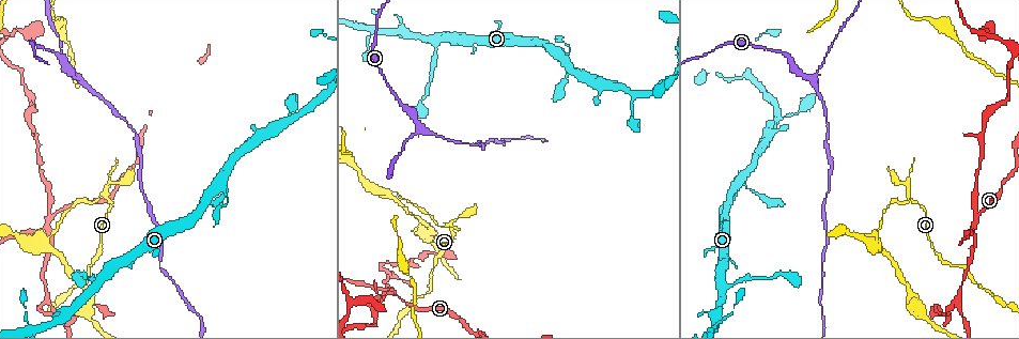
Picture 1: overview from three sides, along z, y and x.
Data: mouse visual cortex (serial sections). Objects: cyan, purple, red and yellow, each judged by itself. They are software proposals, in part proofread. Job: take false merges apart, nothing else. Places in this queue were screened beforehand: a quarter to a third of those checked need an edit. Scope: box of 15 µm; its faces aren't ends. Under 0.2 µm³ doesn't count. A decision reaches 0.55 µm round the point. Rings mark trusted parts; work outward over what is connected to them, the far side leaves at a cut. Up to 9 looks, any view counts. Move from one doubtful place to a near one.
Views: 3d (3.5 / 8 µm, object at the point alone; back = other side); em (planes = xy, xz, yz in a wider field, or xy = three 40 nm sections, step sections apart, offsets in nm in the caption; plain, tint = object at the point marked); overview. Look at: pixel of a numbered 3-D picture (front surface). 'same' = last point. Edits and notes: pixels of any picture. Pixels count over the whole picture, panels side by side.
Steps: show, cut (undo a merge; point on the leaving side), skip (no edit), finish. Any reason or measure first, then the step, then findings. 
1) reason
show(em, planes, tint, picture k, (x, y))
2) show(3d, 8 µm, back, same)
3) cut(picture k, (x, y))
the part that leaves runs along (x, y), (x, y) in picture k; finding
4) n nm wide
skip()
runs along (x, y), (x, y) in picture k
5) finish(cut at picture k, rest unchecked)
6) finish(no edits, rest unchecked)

three arms meet
show(3d, 8 µm, picture 1, (82, 78))

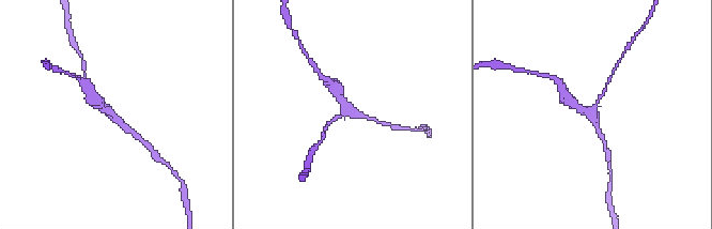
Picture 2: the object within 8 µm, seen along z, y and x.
3 arms; arms of 150, 200, 400 nm; need the tissue
show(em, xy, step 5, tint, picture 2, (588, 109))

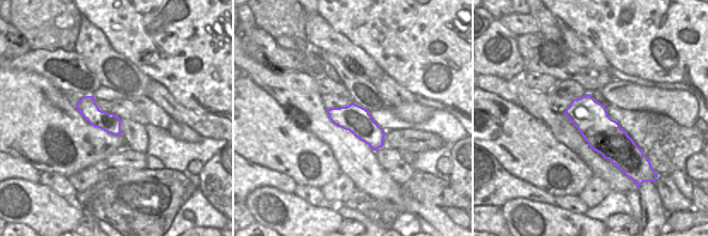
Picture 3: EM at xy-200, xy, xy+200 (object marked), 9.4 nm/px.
skip()
runs along (94, 97), (132, 132) in picture 2; all the same cell

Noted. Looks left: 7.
sharp bend
show(3d, 3.5 µm, picture 1, (107, 196))

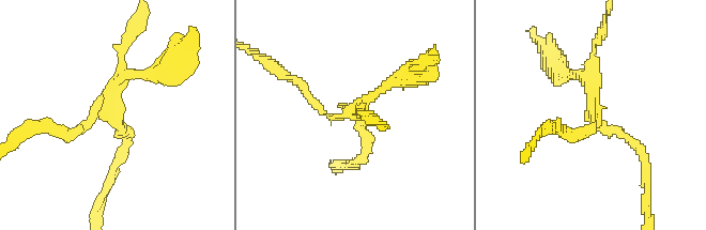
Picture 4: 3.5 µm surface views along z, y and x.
show(em, xy, step 3, tint, picture 4, (598, 111))

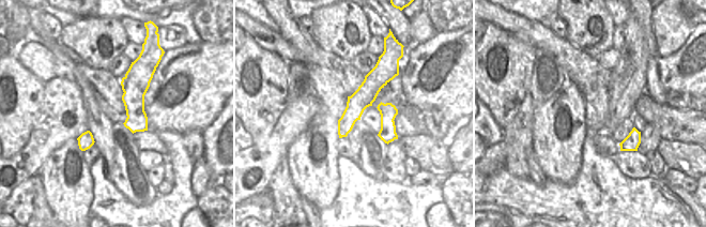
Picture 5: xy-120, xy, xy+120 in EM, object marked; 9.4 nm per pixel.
cut(picture 4, (582, 74))
the part that leaves runs along (593, 107), (596, 127), (554, 127) in picture 4; two cells meet here

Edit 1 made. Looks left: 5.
show(overview)

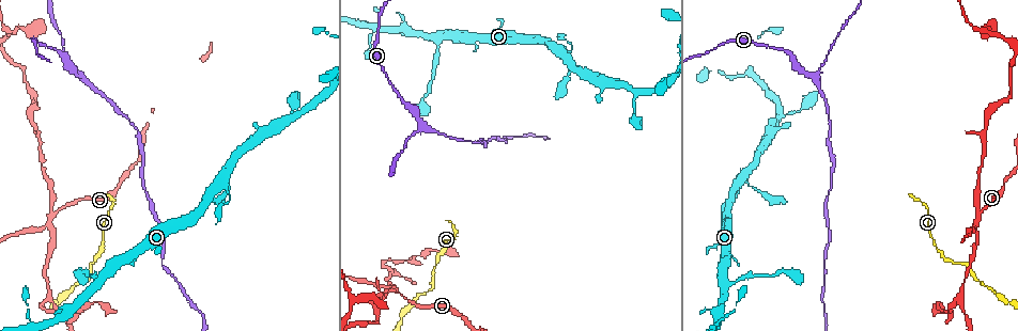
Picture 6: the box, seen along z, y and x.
three-way junction
show(3d, 3.5 µm, picture 6, (54, 212))

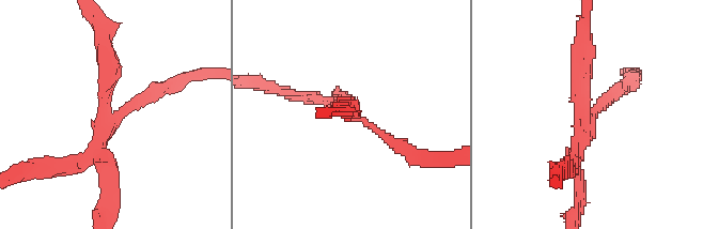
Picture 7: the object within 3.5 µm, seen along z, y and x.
3 arms; arms of 200, 200, 250 nm
show(em, xy, step 1, tint, picture 7, (110, 118))

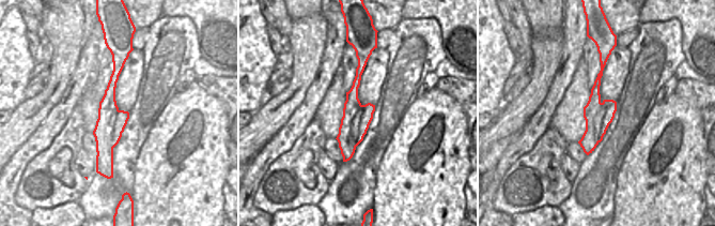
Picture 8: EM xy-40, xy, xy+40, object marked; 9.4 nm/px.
cut(picture 7, (106, 79))
border along (361, 105), (351, 127), (356, 146) in picture 8; a second cell is stuck on

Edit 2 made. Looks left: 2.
branch point
show(3d, 3.5 µm, picture 6, (439, 35))

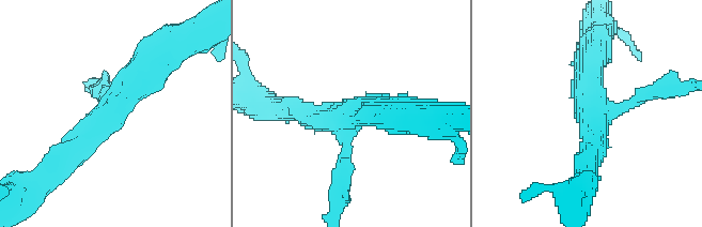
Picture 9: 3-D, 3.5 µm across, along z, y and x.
3 arms; arms of 200, 350, 400 nm
show(em, xy, step 1, tint, picture 9, (108, 112))

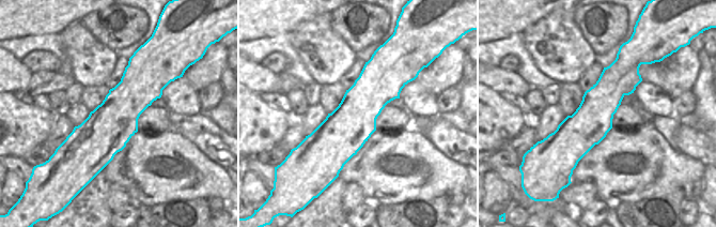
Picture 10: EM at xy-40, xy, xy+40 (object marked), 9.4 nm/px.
440 nm wide
skip()
runs along (617, 63), (572, 165) in picture 10; one cell here

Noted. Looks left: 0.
finish(cut at picture 4, cut at picture 7, rest unchecked)

